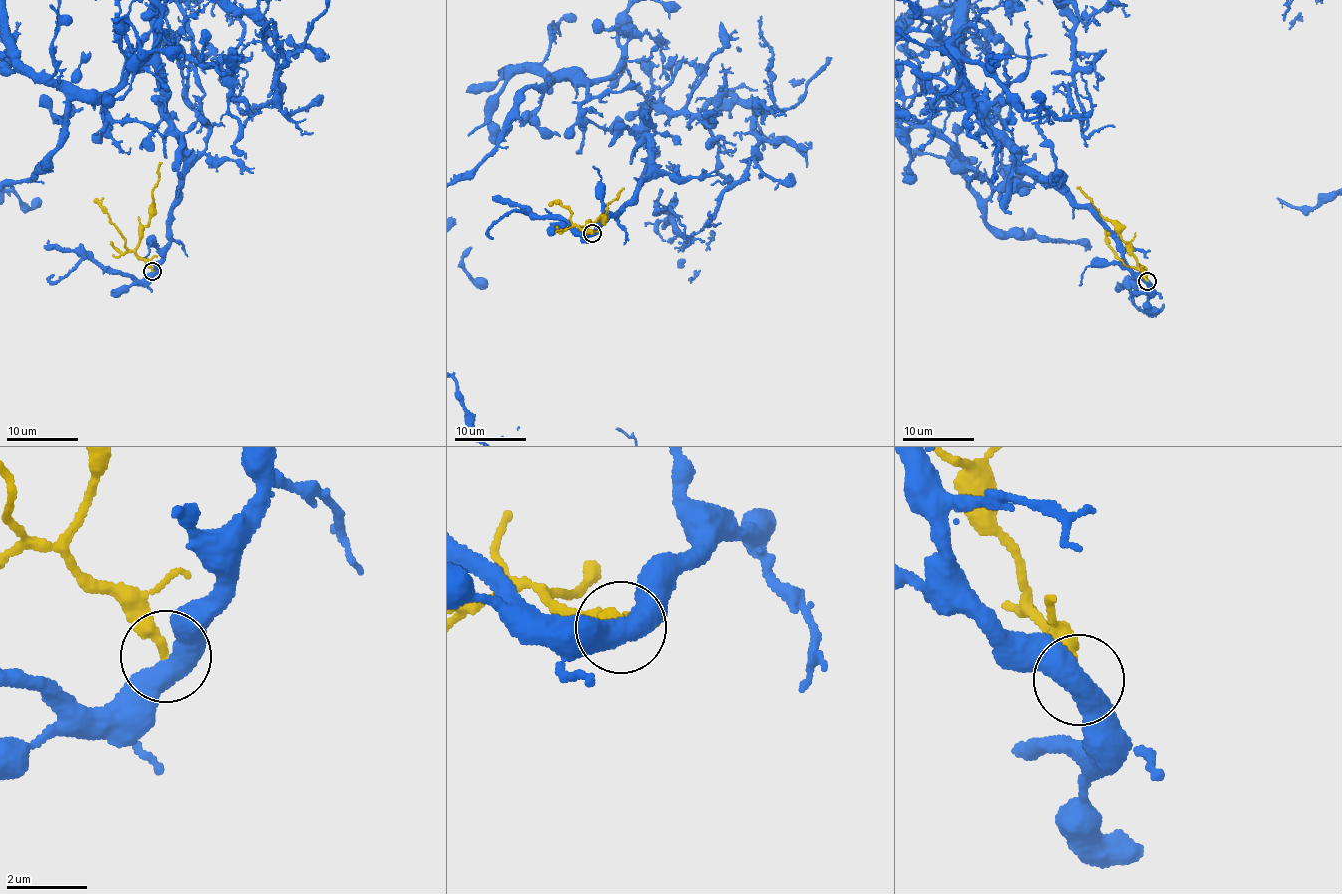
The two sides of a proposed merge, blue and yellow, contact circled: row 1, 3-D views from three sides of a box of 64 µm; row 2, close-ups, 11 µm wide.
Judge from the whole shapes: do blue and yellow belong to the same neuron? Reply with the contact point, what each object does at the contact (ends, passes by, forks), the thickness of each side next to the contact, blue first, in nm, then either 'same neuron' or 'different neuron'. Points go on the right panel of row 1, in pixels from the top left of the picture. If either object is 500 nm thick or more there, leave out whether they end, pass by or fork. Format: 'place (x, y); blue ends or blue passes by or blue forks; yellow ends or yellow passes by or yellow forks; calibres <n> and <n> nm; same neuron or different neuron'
place (1147, 281); calibres 550 and 280 nm; different neuron

